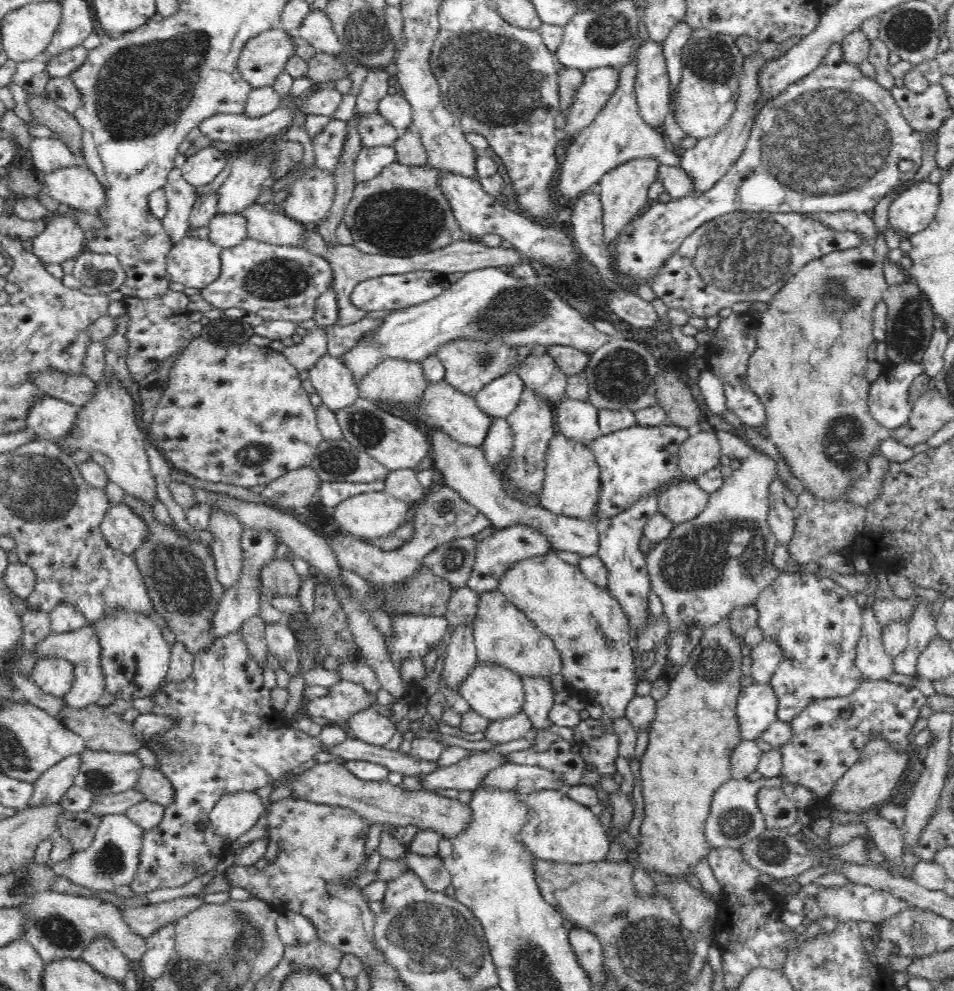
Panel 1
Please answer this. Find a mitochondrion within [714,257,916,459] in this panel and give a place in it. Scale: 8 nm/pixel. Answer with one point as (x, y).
(832, 293)

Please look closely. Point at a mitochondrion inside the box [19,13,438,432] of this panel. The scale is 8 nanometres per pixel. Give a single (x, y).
(145, 87)

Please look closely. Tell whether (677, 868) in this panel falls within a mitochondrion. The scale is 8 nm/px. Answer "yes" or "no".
no

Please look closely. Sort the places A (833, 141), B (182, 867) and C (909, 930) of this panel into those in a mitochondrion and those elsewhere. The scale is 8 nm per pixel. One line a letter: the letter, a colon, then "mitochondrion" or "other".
A: mitochondrion
B: mitochondrion
C: mitochondrion

